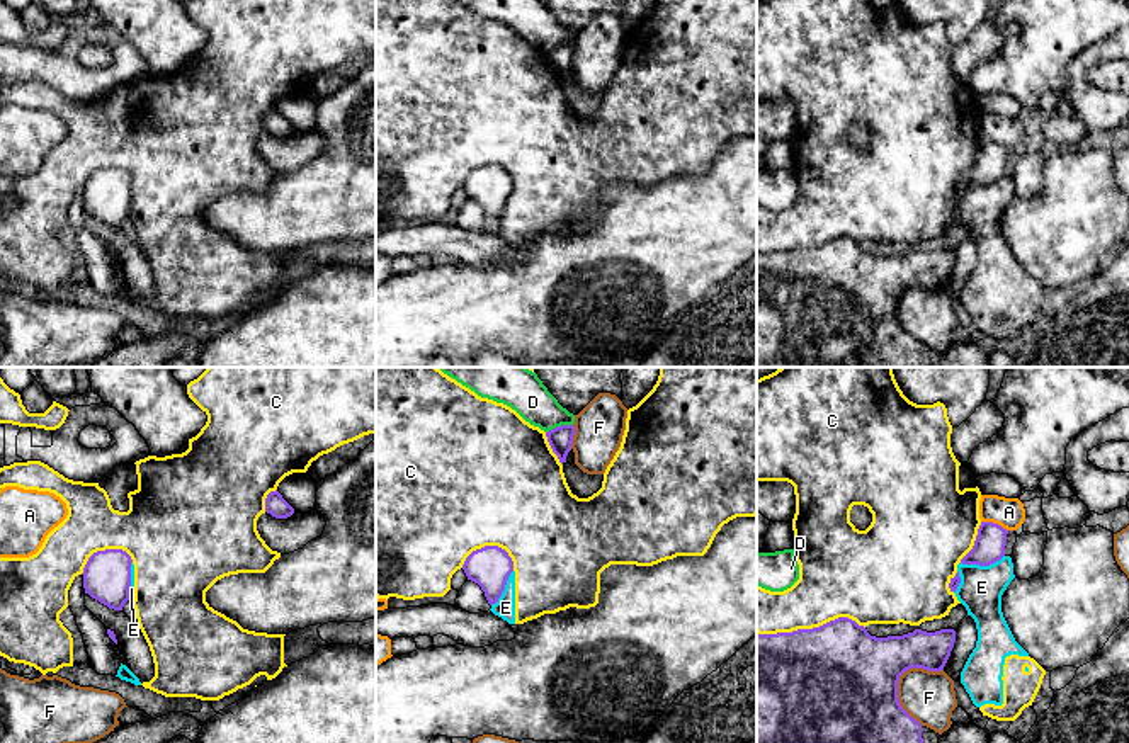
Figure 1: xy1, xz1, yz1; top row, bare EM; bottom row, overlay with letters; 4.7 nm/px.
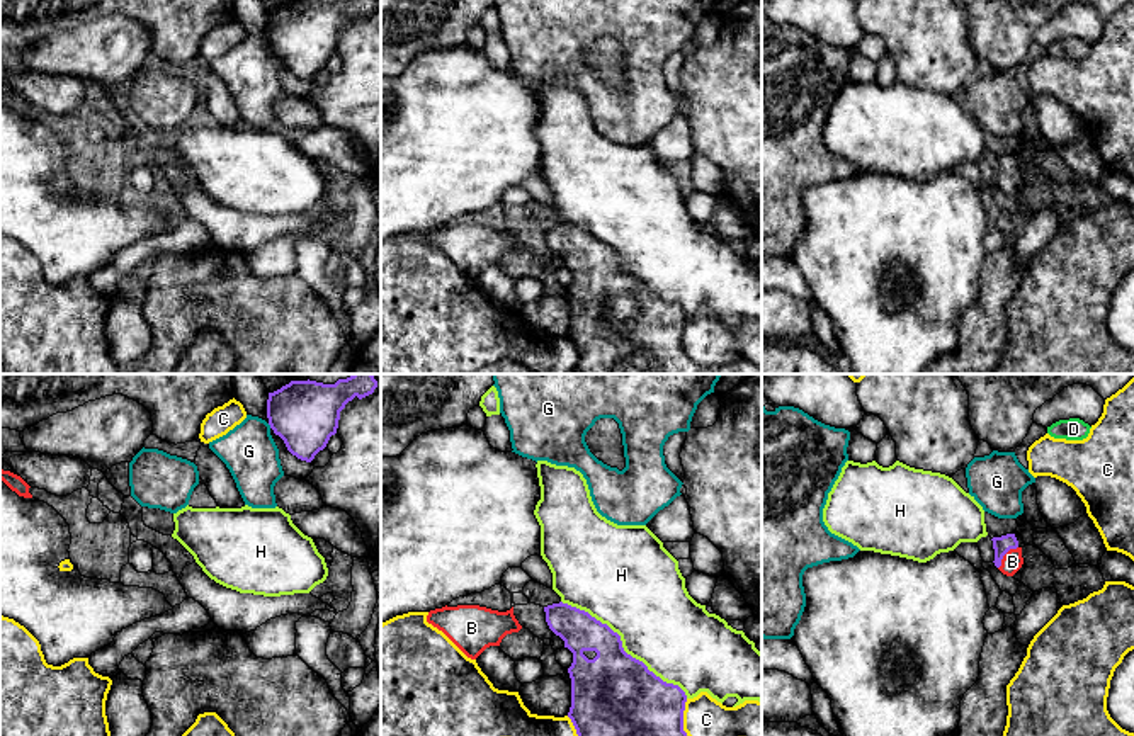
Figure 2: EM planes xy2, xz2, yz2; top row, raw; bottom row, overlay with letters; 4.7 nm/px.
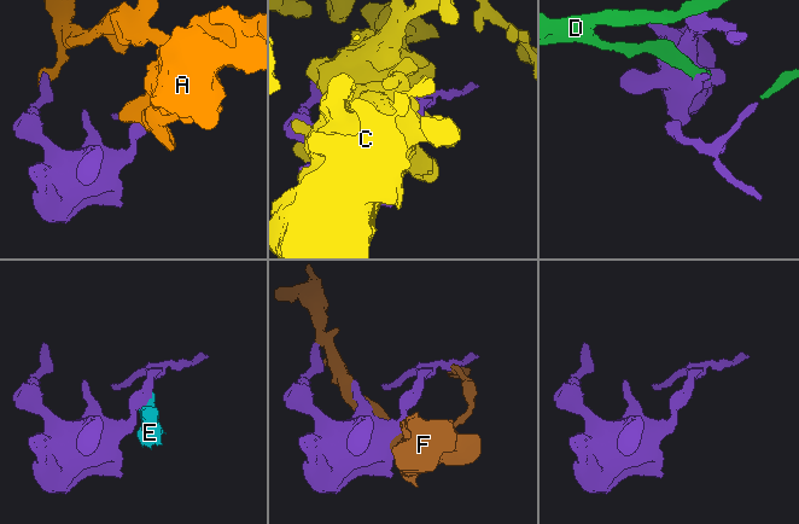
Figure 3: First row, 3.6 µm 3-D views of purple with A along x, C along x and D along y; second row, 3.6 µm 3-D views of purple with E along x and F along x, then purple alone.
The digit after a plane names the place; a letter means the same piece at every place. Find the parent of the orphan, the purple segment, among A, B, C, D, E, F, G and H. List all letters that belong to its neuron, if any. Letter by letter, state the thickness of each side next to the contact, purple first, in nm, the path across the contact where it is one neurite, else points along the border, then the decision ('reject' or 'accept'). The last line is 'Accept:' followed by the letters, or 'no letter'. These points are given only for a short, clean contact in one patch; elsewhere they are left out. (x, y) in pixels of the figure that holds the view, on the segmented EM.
A: calibres 150 and 140 nm; border yz1 (981, 521), (992, 521), (1007, 531); reject
B: calibres 80 and 100 nm; way yz2 (1002, 544), (1003, 554), (1012, 561); accept
C: calibres 500 and 320 nm; reject
D: calibres 120 and 200 nm; border xz1 (572, 424), (561, 424), (546, 432); reject
E: calibres 150 and 200 nm; border yz1 (1004, 555), (988, 565), (961, 563); reject
F: calibres 500 and 240 nm; reject
G: calibres 320 and 260 nm; border xy2 (267, 424), (271, 427); reject
H: calibres 400 and 400 nm; reject
Accept: B

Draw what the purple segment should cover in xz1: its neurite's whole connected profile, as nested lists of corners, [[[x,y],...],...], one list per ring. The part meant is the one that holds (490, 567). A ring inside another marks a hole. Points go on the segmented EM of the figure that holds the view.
[[[485,546],[466,558],[462,570],[468,580],[481,587],[488,604],[493,605],[505,590],[507,580],[513,571],[513,561],[505,549]]]

